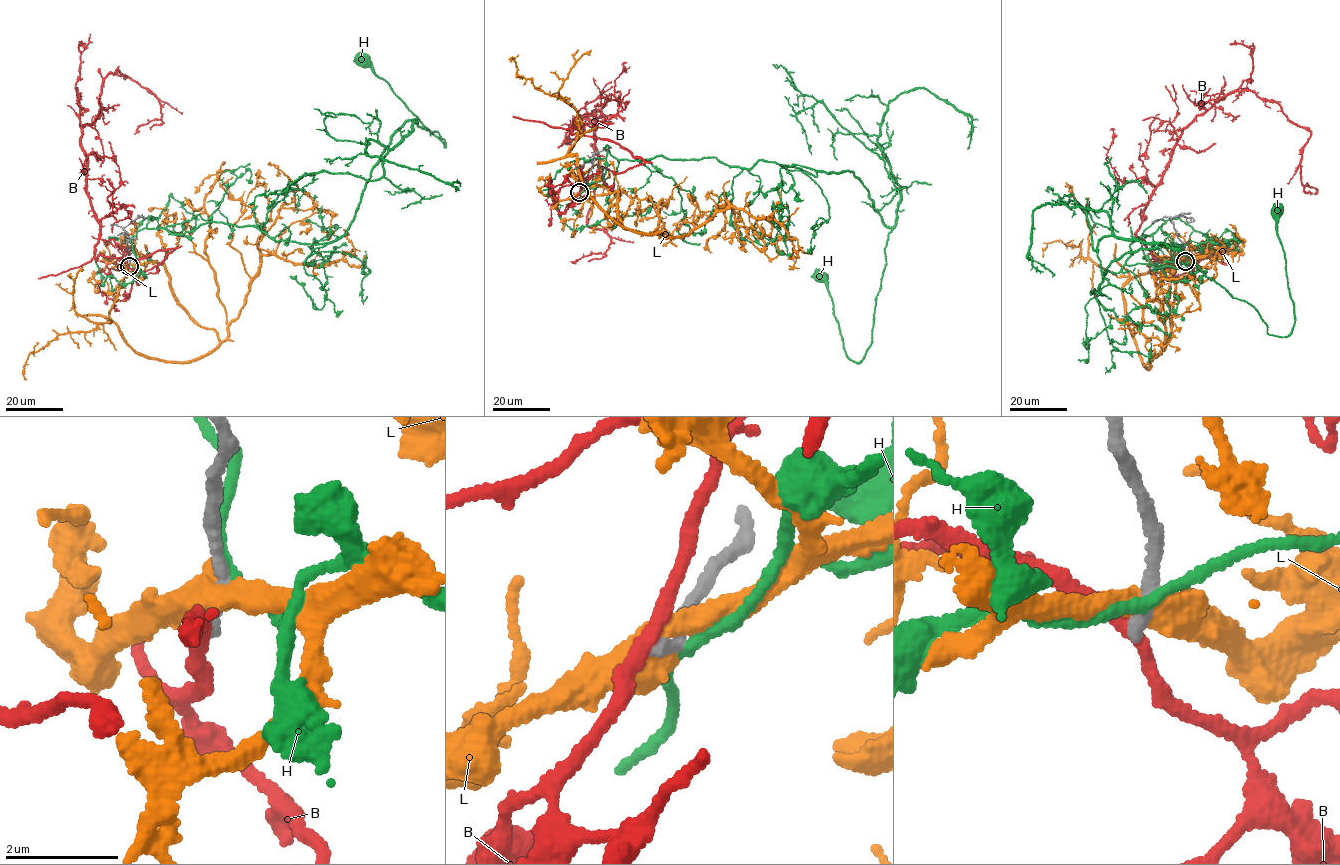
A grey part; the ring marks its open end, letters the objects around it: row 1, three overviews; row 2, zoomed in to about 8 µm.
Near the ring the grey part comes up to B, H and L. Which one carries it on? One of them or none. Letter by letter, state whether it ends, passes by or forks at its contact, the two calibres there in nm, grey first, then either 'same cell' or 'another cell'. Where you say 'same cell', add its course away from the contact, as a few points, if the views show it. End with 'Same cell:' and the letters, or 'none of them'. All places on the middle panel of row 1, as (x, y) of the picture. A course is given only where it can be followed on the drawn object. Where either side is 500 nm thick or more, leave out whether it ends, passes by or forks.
B: it passes by; 240 nm thick on the grey side, 240 nm on the other; another cell
H: it passes by; 300 nm thick on the grey side, 200 nm on the other; another cell
L: 280 nm thick on the grey side, 500 nm on the other; another cell
Same cell: none of them

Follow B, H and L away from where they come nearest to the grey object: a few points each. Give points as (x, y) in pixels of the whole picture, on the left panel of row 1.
B: (129, 265), (145, 272), (174, 249), (95, 260), (81, 142), (117, 68), (160, 105), (162, 117), (134, 133)
H: (129, 263), (146, 278), (137, 231), (213, 221), (330, 243), (404, 122), (445, 147), (361, 60)
L: (129, 265), (162, 264), (176, 303), (219, 344), (162, 361), (108, 319), (30, 352), (26, 380)

